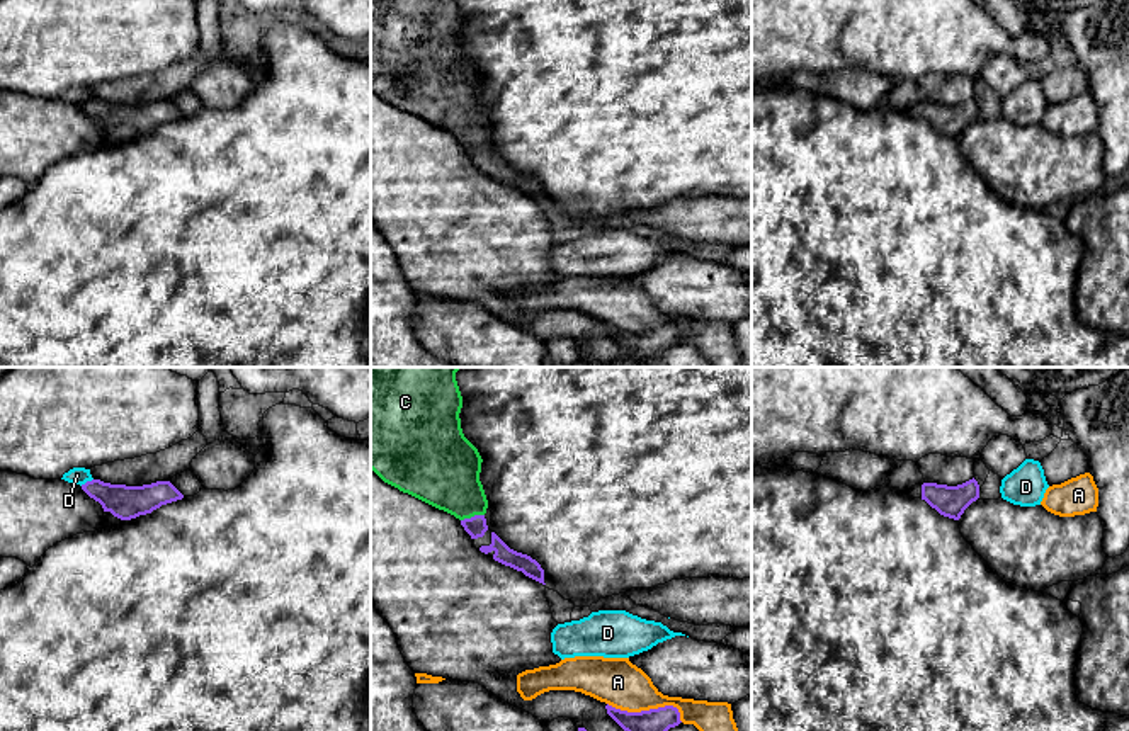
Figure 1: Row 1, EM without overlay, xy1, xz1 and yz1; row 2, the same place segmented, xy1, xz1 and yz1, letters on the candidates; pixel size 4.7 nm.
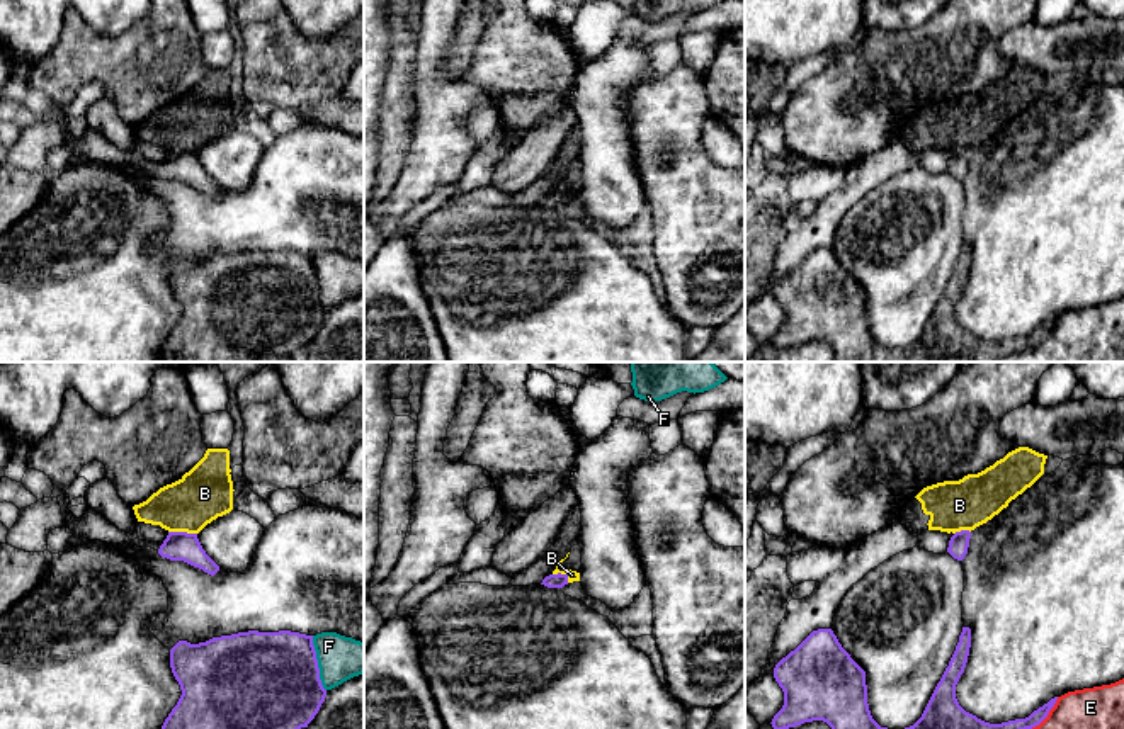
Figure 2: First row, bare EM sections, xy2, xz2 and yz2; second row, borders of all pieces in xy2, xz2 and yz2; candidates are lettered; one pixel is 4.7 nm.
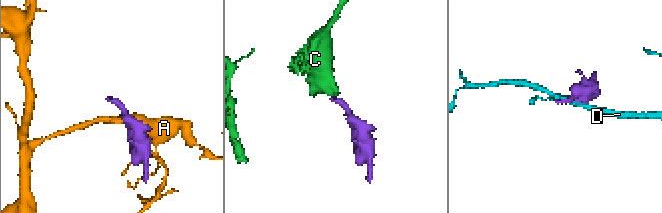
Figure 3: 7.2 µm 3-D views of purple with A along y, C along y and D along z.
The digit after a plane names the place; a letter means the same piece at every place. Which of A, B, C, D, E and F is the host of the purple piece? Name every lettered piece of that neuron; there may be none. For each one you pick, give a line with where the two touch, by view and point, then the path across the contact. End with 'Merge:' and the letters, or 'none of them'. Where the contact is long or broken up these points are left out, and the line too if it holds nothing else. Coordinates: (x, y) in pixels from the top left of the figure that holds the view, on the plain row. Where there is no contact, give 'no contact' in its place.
C: meets purple in xz1 at (471, 136); runs through xz1 (476, 145), (471, 136), (468, 121), (444, 92)
Merge: C

